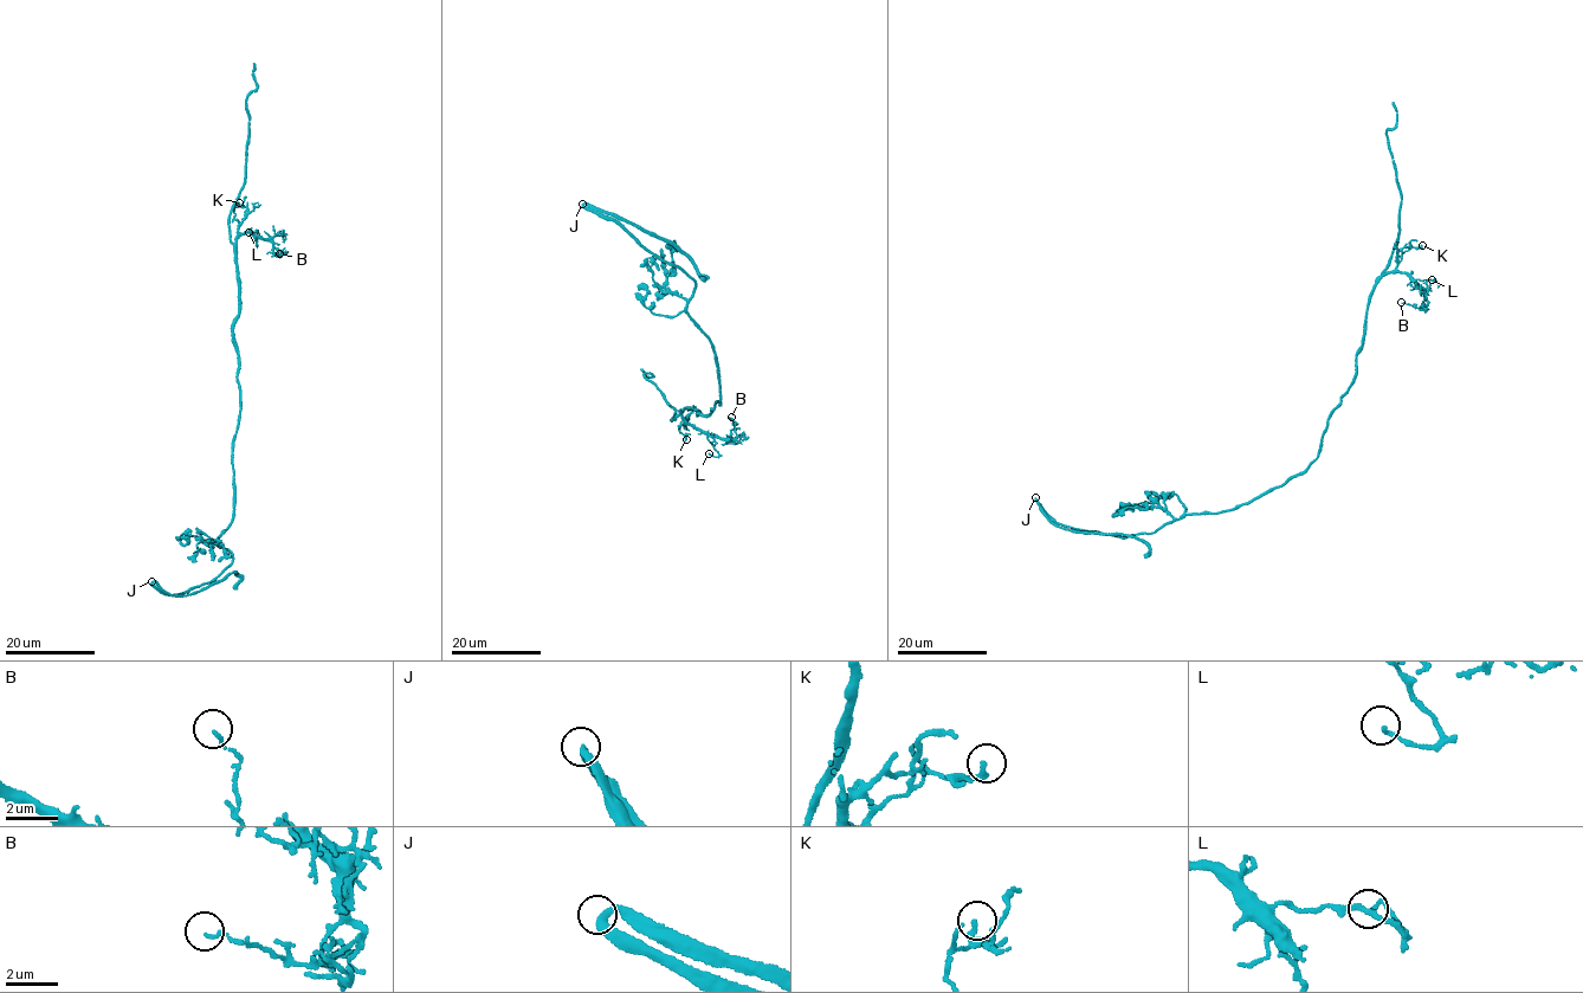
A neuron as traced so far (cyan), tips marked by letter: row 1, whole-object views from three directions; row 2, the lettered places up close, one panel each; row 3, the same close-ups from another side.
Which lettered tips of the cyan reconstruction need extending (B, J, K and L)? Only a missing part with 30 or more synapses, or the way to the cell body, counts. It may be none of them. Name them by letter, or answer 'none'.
none

